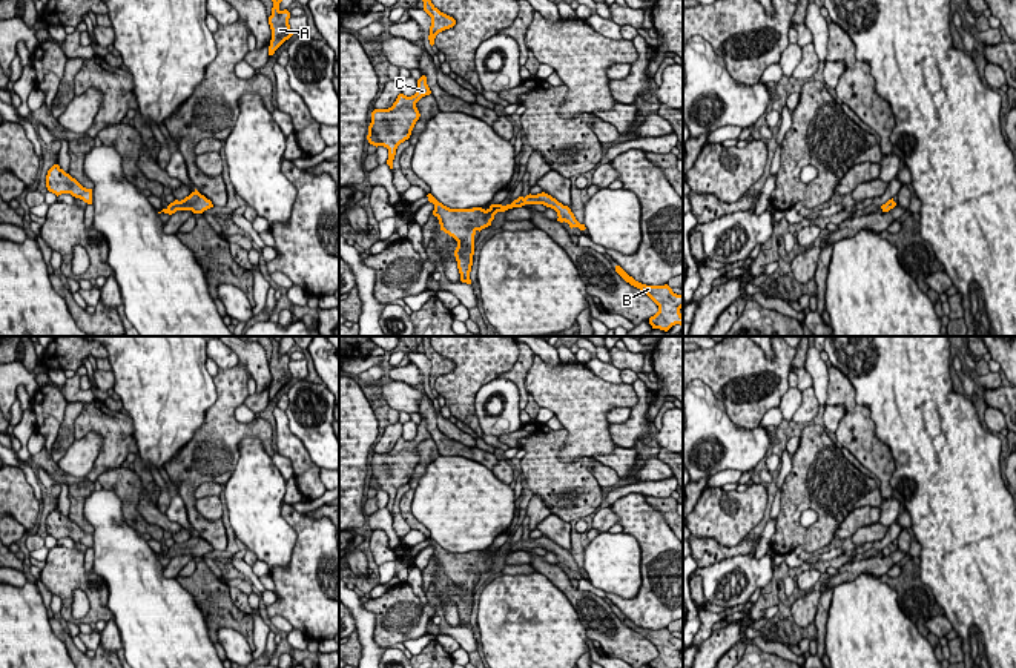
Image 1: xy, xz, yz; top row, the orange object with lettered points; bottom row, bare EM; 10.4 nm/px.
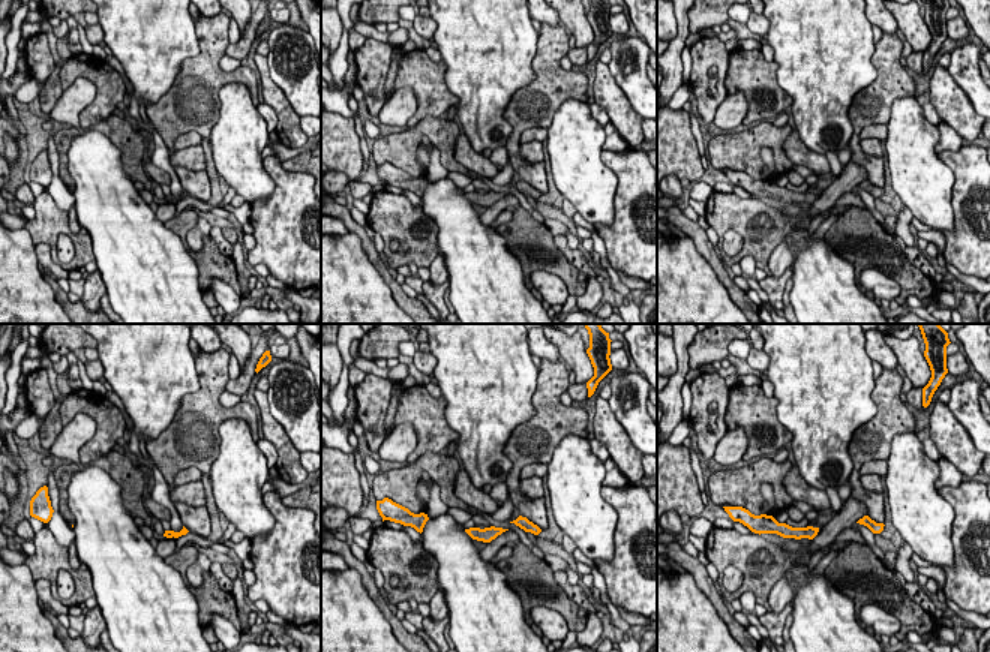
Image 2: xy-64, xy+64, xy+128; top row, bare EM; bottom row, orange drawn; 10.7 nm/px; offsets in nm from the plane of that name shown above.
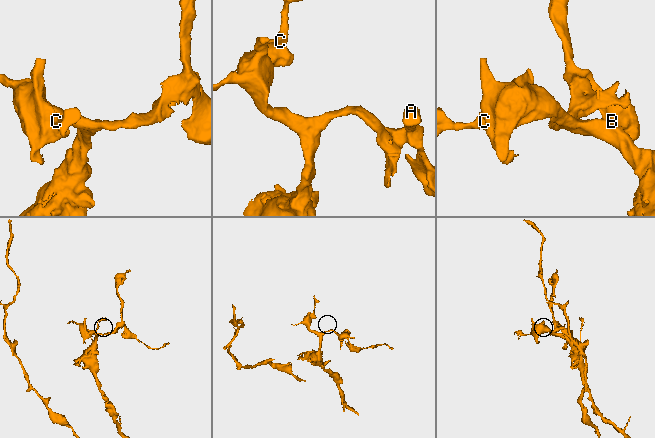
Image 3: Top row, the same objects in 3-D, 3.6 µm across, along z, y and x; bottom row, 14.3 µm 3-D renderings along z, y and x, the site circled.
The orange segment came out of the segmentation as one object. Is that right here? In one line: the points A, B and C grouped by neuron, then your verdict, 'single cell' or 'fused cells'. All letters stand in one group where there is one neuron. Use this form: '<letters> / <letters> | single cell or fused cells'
A B C | single cell

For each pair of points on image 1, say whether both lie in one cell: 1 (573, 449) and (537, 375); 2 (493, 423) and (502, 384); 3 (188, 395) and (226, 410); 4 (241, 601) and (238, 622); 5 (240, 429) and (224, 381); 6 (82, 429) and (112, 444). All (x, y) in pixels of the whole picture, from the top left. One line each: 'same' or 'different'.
1: same
2: same
3: different
4: different
5: same
6: same

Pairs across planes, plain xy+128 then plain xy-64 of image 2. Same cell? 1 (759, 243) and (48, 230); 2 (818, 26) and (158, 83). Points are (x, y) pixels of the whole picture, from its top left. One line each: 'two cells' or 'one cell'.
1: one cell
2: one cell

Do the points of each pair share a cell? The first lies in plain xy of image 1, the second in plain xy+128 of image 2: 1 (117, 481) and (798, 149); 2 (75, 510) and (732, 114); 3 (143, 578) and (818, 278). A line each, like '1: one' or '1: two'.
1: two
2: two
3: one

